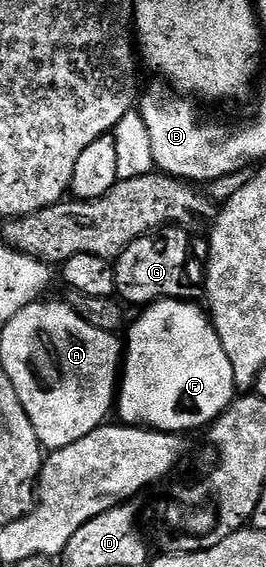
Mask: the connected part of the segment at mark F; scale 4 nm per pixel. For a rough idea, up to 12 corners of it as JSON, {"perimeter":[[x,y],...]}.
{"perimeter":[[153,301],[127,326],[123,424],[188,435],[236,400],[211,316]]}

